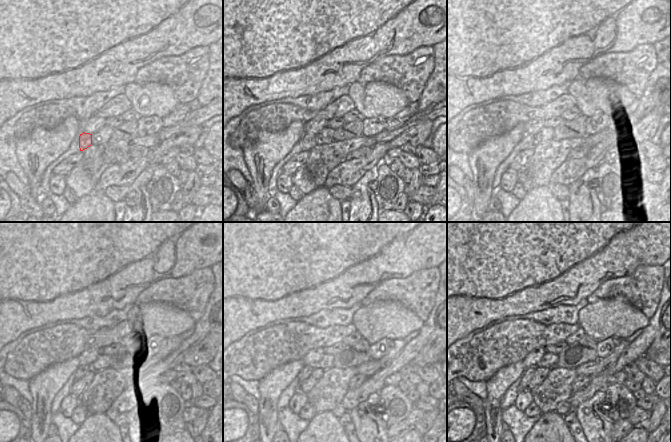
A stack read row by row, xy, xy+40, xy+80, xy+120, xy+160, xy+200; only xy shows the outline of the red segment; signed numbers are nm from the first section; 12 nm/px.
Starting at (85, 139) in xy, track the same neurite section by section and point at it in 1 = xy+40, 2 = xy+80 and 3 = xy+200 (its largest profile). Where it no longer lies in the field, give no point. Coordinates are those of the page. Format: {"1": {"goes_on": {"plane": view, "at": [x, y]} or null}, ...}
{"1": {"goes_on": {"plane": "xy+40", "at": [308, 140]}}, "2": {"goes_on": {"plane": "xy+80", "at": [529, 141]}}, "3": {"goes_on": {"plane": "xy+200", "at": [529, 372]}}}

